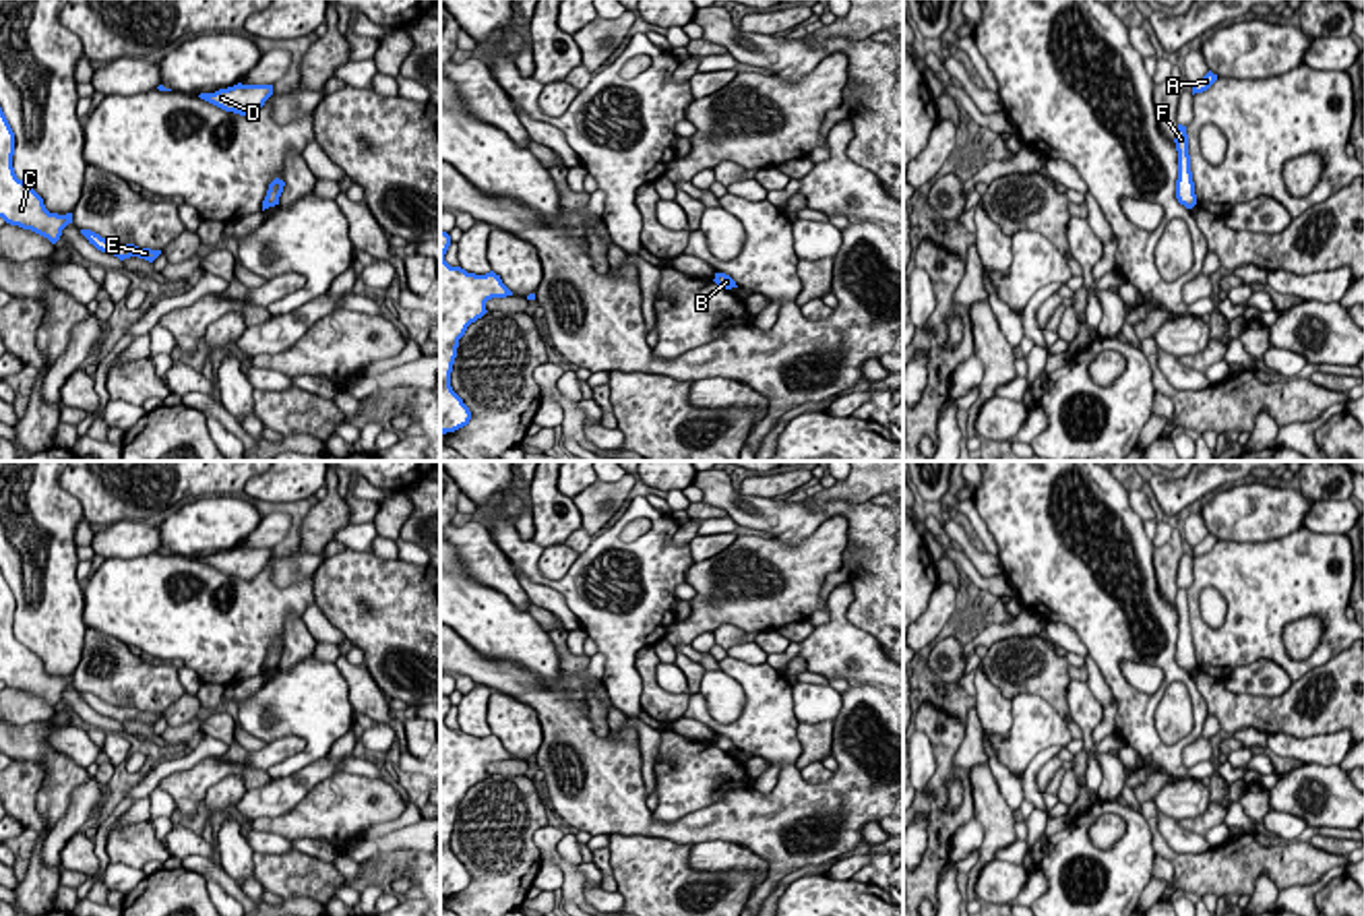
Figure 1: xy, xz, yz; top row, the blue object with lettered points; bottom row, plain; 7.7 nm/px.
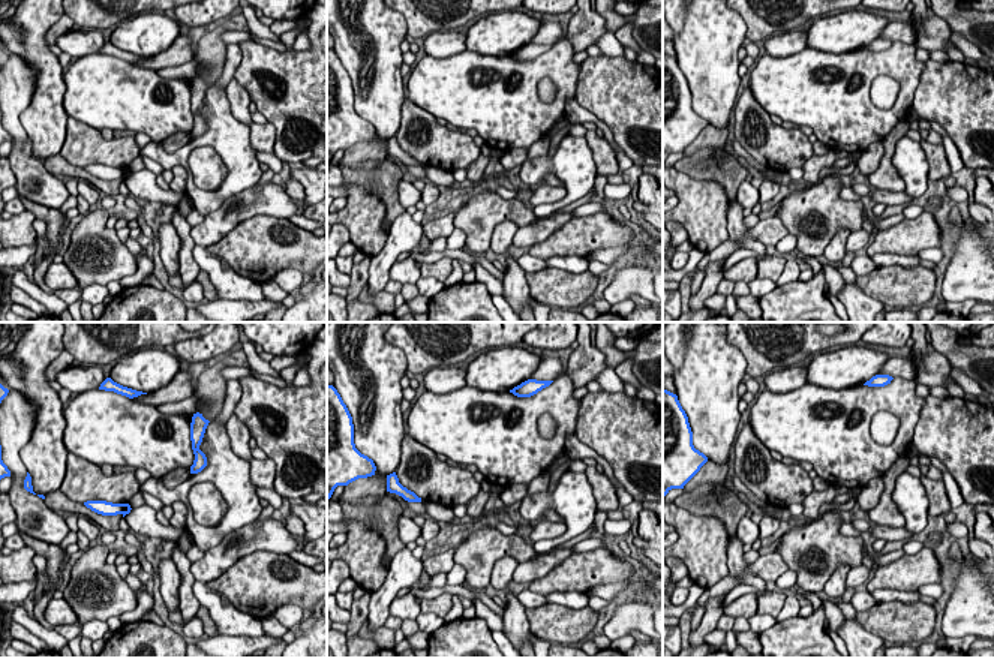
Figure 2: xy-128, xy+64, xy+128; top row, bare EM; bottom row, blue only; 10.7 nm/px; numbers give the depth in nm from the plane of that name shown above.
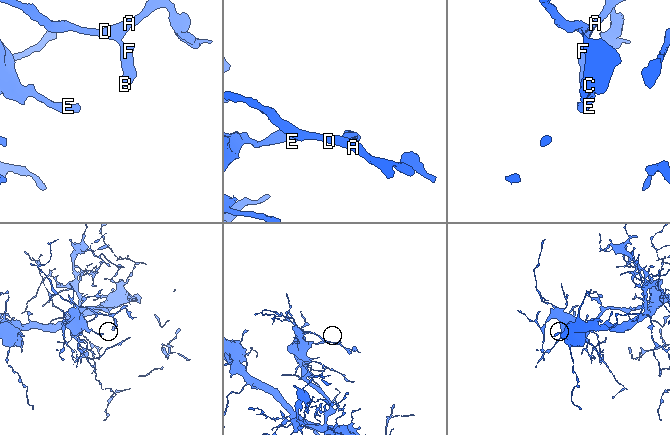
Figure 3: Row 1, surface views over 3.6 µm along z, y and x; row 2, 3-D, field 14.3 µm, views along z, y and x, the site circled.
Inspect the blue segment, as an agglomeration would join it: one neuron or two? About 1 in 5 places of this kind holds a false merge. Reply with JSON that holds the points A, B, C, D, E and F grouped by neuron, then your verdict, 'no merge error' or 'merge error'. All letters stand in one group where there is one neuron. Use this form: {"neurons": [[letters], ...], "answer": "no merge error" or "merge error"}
{"neurons": [["A", "B", "C", "D", "E", "F"]], "answer": "no merge error"}

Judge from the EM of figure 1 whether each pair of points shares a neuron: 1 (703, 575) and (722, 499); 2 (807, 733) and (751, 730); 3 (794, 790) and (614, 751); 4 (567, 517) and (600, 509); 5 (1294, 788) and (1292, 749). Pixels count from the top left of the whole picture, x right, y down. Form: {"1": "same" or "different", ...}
{"1": "different", "2": "different", "3": "same", "4": "different", "5": "different"}

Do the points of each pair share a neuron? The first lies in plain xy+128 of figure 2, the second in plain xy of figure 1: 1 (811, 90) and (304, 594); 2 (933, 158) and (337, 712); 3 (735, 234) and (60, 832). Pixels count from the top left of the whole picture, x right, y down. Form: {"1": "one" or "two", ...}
{"1": "one", "2": "two", "3": "one"}

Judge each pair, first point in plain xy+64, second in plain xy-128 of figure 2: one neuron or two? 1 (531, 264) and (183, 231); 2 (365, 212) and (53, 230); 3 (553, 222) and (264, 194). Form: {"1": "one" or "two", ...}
{"1": "two", "2": "two", "3": "one"}

